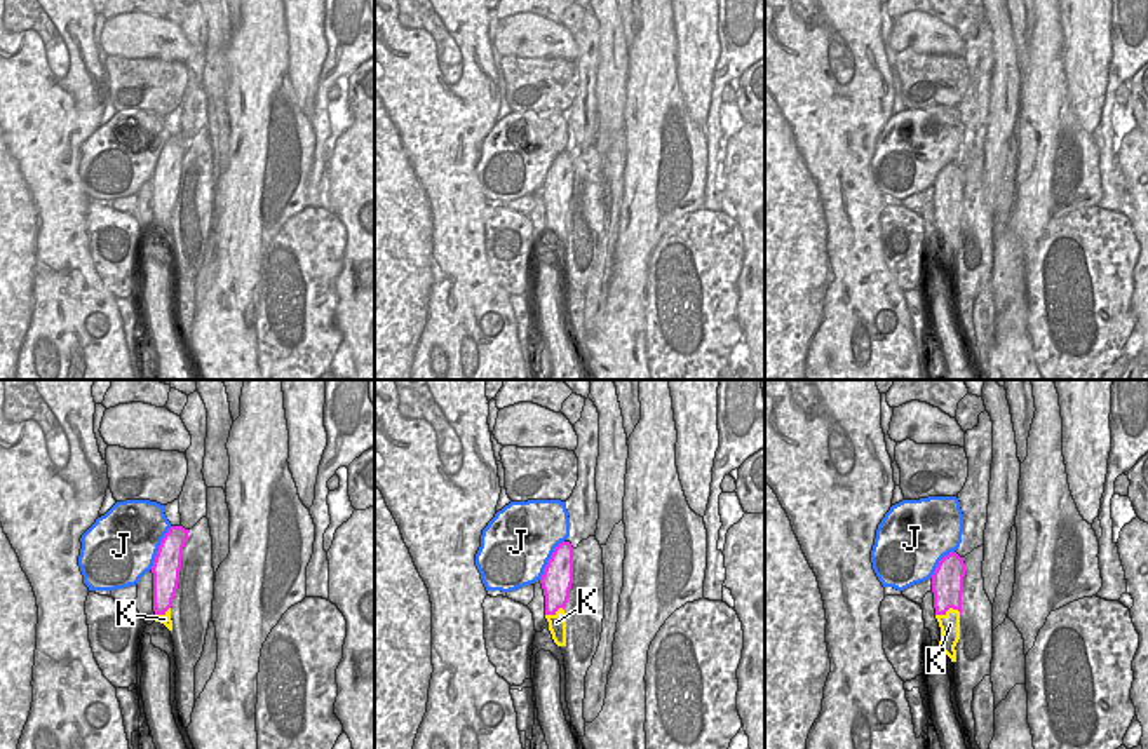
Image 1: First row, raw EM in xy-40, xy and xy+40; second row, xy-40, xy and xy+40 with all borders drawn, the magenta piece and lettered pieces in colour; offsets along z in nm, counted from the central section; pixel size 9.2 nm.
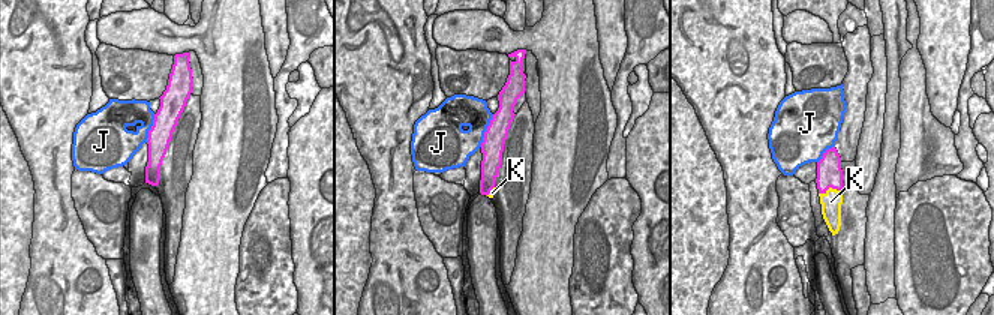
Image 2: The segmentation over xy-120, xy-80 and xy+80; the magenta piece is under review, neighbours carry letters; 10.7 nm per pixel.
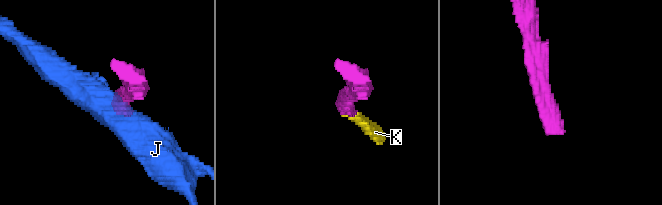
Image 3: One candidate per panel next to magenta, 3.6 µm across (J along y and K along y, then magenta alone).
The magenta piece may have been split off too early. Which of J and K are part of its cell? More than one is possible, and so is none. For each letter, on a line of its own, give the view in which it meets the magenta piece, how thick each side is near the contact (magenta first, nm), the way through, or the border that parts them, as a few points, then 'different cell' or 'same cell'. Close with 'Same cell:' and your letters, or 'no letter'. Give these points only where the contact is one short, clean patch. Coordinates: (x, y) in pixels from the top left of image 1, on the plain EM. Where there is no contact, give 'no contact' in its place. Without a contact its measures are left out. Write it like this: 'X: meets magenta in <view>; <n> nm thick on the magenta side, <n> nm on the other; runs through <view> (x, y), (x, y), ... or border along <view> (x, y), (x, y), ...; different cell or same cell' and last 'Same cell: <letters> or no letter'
J: meets magenta in xy-40; 260 nm thick on the magenta side, 480 nm on the other; different cell
K: meets magenta in xy+40; 280 nm thick on the magenta side, 190 nm on the other; runs through xy+40 (946, 192), (948, 218), (950, 234); same cell
Same cell: K

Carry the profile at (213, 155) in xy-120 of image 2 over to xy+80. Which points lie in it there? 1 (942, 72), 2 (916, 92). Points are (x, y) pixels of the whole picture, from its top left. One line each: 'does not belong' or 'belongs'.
1: does not belong
2: belongs

